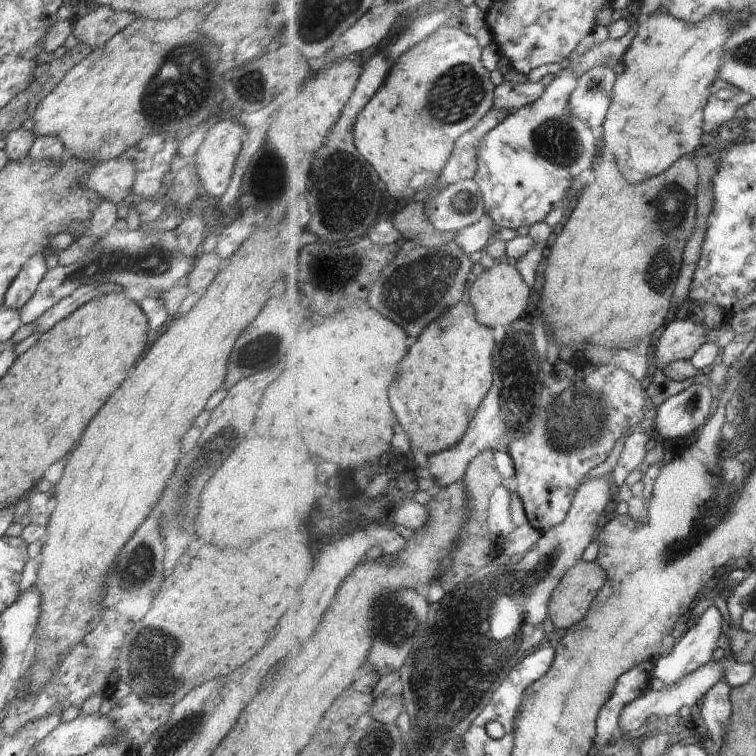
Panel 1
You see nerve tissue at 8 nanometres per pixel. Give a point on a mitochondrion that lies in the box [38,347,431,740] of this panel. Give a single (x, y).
(164, 660)

